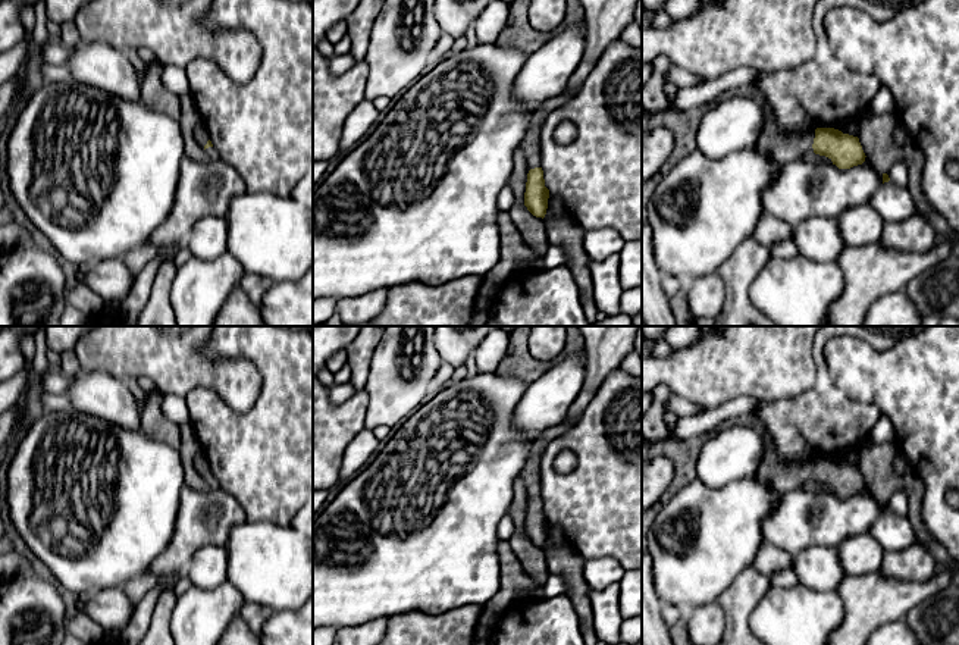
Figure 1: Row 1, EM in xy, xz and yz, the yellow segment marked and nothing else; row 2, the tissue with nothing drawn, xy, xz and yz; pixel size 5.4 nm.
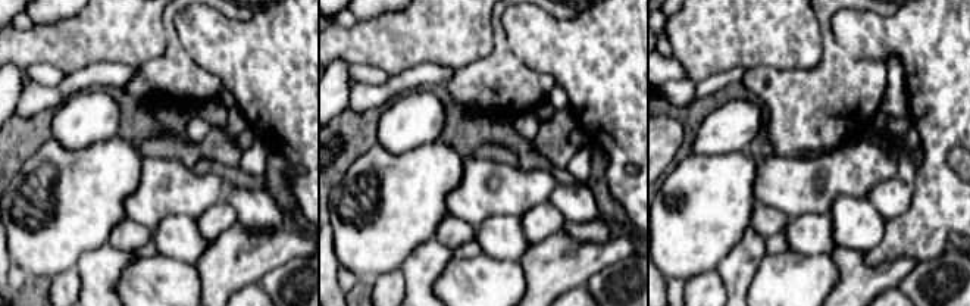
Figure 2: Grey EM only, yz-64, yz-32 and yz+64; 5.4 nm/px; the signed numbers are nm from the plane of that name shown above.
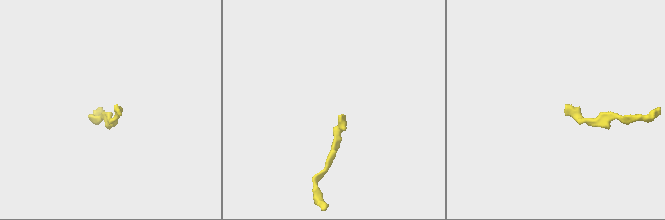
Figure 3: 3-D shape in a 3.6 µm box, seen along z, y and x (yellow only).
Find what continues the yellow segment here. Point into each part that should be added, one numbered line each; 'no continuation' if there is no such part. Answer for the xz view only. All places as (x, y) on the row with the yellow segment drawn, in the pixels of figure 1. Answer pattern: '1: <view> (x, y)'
1: xz (530, 144)

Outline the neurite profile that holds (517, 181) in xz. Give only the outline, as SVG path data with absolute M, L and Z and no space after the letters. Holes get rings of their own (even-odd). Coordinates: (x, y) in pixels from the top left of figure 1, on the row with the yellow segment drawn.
M515 150L513 156L513 172L508 185L515 194L517 204L508 212L518 234L527 248L530 248L536 259L527 264L530 272L545 269L543 256L549 247L546 237L546 220L533 216L524 206L524 192L529 173L527 157L523 150Z

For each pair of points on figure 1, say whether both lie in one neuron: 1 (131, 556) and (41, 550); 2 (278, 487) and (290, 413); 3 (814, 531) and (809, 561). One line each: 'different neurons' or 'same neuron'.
1: same neuron
2: same neuron
3: different neurons

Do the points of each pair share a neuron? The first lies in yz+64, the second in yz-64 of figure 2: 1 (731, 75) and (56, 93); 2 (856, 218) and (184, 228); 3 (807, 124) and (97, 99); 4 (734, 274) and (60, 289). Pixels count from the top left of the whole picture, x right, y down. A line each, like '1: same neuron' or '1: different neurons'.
1: same neuron
2: different neurons
3: different neurons
4: different neurons

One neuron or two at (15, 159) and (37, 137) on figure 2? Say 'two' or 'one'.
one

